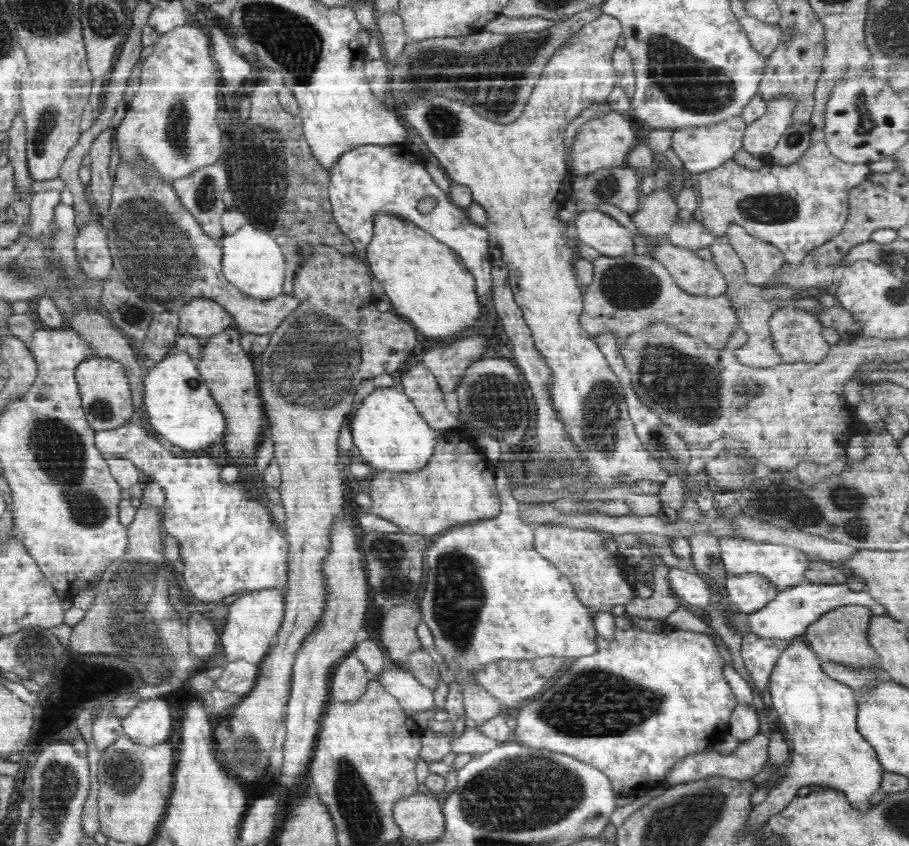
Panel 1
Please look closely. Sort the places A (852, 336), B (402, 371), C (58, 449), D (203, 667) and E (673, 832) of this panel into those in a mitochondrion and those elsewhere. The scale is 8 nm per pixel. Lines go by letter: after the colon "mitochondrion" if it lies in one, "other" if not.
A: other
B: other
C: mitochondrion
D: other
E: mitochondrion

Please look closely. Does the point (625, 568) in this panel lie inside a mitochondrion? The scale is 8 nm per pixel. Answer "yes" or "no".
no

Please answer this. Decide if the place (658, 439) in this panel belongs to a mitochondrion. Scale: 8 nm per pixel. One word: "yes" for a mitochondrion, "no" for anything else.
yes

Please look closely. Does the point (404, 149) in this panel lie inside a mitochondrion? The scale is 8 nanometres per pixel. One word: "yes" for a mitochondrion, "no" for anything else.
no

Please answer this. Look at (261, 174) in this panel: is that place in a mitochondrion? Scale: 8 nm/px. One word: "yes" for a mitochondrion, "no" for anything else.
yes

